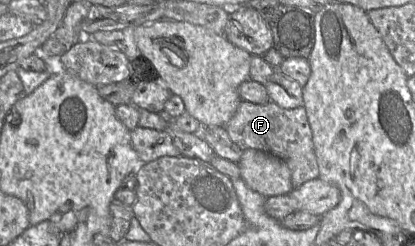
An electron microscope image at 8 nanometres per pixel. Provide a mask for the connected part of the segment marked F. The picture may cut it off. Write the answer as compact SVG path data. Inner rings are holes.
M241 101L233 117L224 127L230 139L242 150L260 150L283 160L291 171L293 189L319 177L312 130L304 105L285 109L273 101L265 104Z

